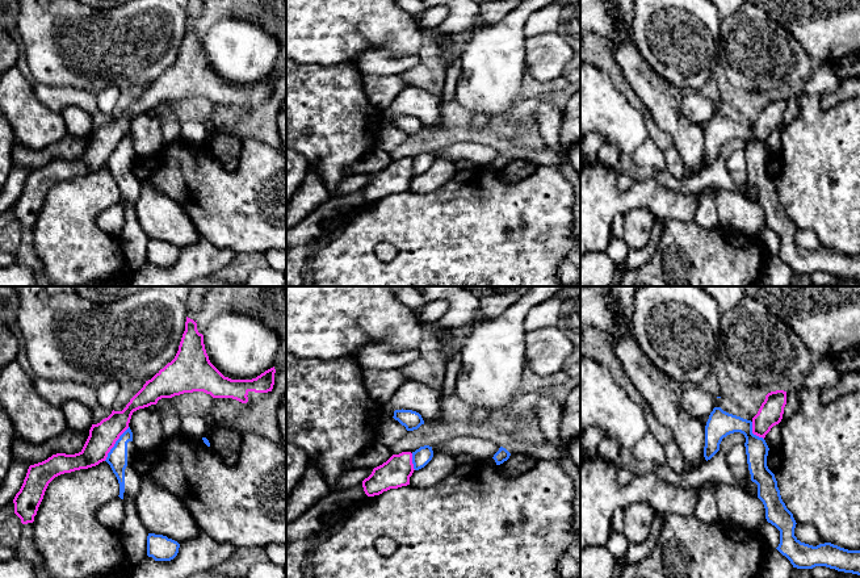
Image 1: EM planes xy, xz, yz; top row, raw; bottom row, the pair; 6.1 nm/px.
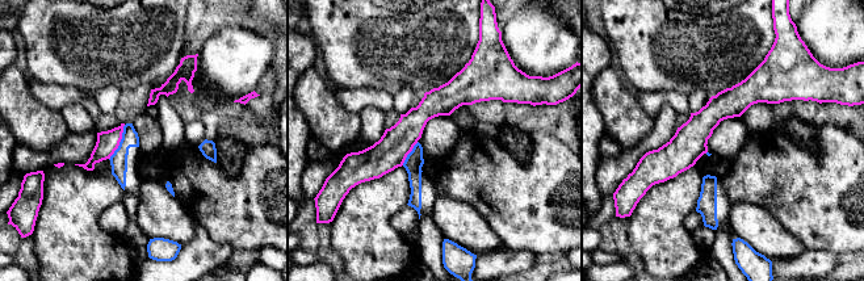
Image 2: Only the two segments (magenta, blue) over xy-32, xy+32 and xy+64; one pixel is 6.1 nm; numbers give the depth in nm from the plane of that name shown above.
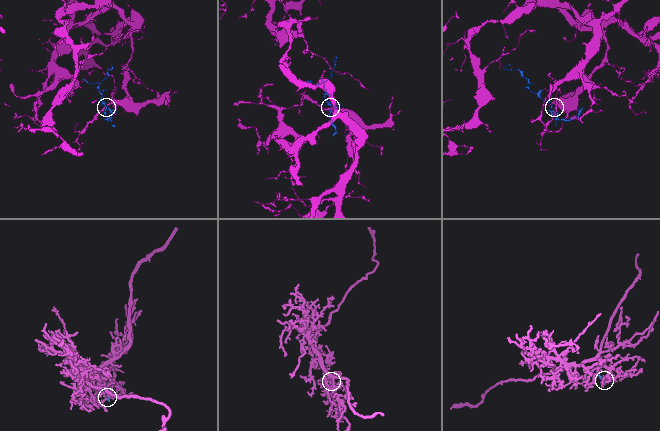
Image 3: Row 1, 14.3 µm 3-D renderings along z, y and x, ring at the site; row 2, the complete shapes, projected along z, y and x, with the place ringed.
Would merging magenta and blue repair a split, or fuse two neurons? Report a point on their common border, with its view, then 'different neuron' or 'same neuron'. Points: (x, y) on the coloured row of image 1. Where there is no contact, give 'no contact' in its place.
xy (114, 443) | different neuron

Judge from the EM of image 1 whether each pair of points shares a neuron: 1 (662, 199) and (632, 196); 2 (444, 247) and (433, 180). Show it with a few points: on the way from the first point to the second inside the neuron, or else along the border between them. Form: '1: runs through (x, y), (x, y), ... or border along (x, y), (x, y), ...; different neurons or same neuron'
1: runs through (654, 199), (640, 196); same neuron
2: border along (457, 171), (431, 192), (414, 193), (410, 191); different neurons

